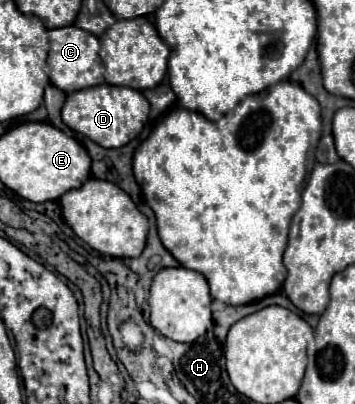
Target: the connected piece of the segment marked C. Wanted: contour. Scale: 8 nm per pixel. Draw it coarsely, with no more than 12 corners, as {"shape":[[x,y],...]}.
{"shape":[[48,31],[48,75],[64,93],[104,83],[96,35]]}

